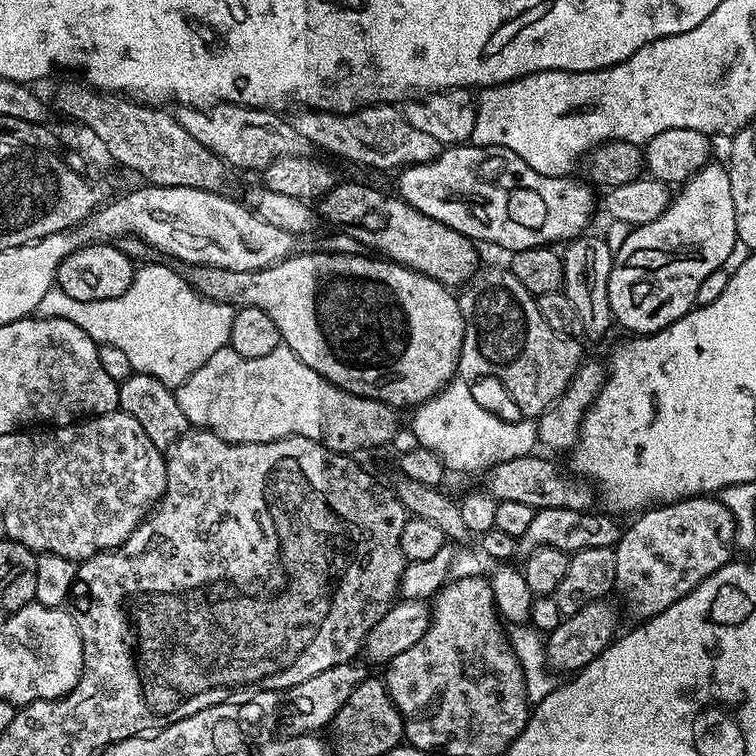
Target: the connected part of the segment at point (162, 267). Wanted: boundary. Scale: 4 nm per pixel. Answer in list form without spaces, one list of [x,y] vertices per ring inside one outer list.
[[[141,263],[133,271],[126,294],[118,294],[118,298],[82,302],[54,286],[42,302],[38,302],[36,312],[46,318],[66,318],[66,322],[74,322],[78,330],[86,330],[93,345],[105,344],[124,351],[133,372],[158,378],[158,382],[175,390],[210,354],[218,354],[218,350],[227,345],[237,309],[219,300],[207,300],[195,292],[183,275],[171,268],[171,263],[152,263]]]

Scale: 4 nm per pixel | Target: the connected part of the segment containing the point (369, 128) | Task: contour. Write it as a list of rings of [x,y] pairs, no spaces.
[[[371,104],[357,112],[318,112],[300,110],[291,123],[313,149],[321,148],[334,156],[341,156],[352,164],[365,164],[368,168],[408,168],[411,164],[425,164],[438,158],[442,145],[430,134],[410,126],[403,111],[390,104]]]

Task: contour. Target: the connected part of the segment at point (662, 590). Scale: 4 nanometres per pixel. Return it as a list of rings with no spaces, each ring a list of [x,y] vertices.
[[[712,494],[689,496],[674,504],[662,504],[641,511],[632,525],[621,533],[615,546],[616,571],[615,591],[624,599],[624,608],[633,616],[633,621],[643,622],[654,618],[662,610],[674,606],[686,594],[694,591],[710,574],[725,568],[733,559],[735,545],[735,520],[723,502]]]

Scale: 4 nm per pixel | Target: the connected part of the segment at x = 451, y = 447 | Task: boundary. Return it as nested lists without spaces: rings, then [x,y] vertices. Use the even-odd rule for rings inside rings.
[[[453,378],[436,396],[411,409],[410,427],[417,445],[433,454],[444,463],[445,469],[481,468],[486,470],[514,458],[533,455],[538,448],[537,421],[532,418],[503,420],[476,401],[468,389],[469,381]]]

